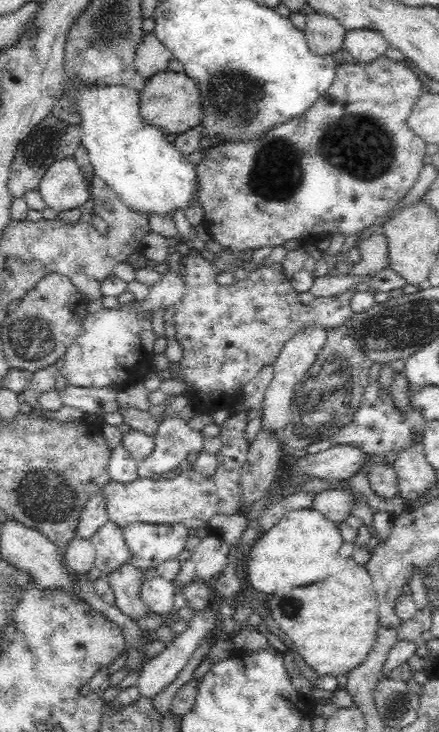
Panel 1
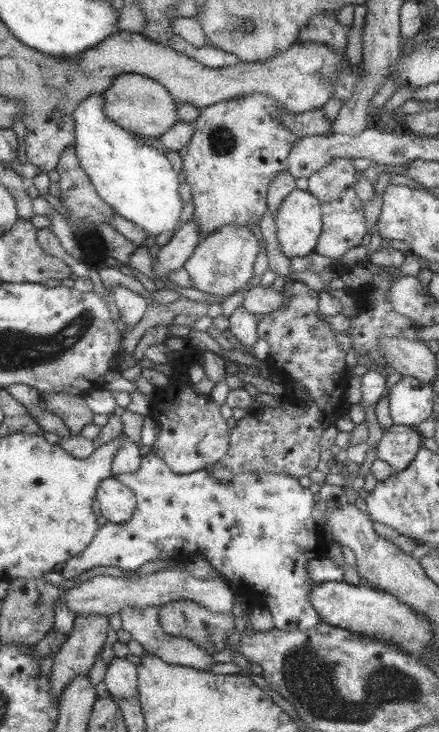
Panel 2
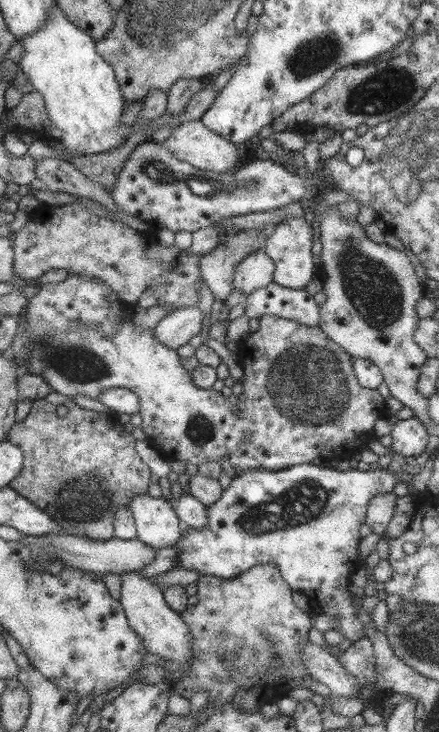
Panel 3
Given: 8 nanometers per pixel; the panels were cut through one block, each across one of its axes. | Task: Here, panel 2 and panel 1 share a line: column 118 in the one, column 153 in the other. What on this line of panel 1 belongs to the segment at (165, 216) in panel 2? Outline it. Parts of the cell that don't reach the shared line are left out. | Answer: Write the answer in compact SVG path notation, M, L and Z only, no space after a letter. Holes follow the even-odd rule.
M68 86L70 96L76 100L78 112L82 116L82 146L88 150L93 174L99 176L112 189L126 208L136 212L146 212L148 216L172 216L180 209L186 210L193 202L198 202L197 168L178 154L173 143L166 141L164 129L152 124L144 124L140 119L139 91L129 86L112 88L89 88L89 86Z

